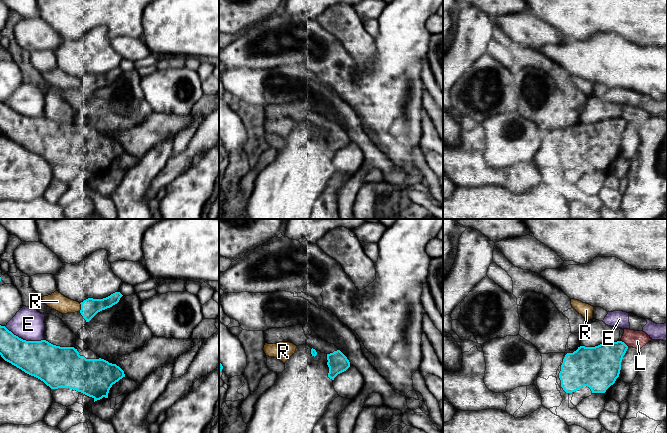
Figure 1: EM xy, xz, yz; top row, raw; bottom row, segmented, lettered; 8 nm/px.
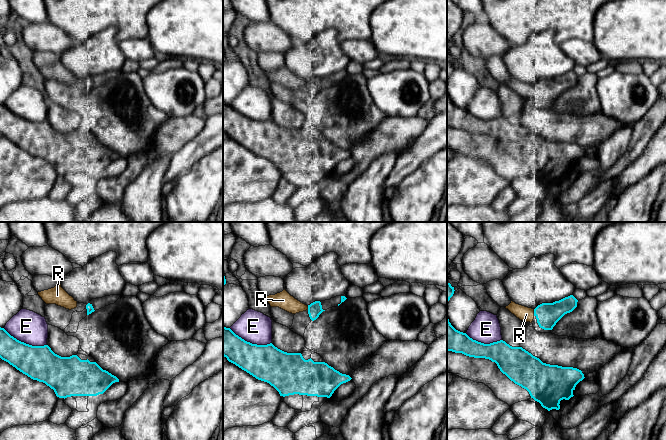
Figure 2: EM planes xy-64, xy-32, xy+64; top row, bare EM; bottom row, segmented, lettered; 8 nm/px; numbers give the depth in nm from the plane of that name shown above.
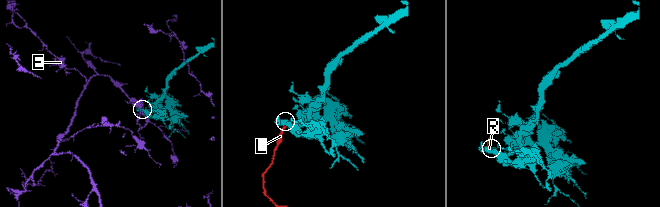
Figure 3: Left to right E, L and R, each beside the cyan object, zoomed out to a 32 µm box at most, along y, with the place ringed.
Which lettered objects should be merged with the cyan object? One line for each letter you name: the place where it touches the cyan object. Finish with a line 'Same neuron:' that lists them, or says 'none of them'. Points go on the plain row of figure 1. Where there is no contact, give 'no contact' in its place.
R: xy (81, 83)
Same neuron: R

